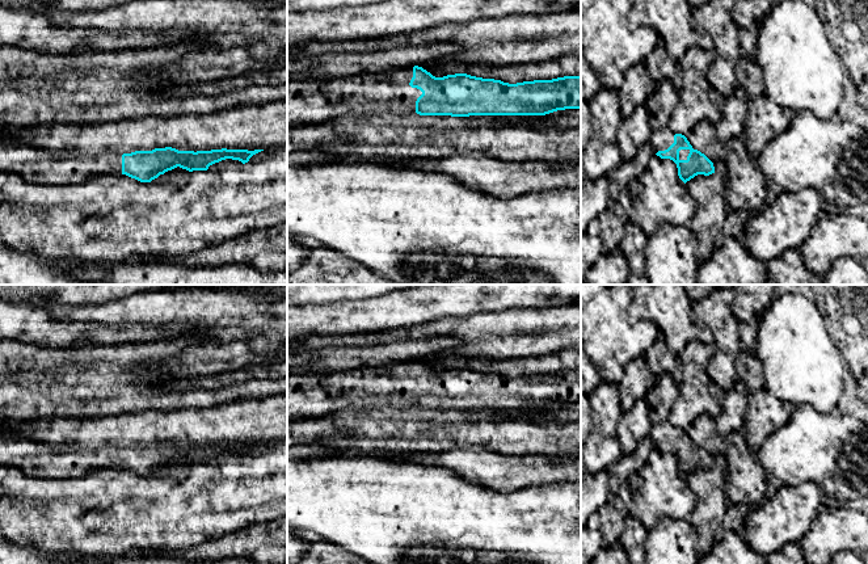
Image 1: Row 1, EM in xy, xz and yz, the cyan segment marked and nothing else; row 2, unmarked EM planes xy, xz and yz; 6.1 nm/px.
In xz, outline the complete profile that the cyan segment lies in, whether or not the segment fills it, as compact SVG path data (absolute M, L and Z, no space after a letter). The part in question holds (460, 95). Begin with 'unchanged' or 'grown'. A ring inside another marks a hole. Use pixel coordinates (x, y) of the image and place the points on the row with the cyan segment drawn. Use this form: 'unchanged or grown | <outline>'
grown | M422 67L287 80L287 125L323 123L345 114L545 115L581 109L581 76L517 84L467 73L435 77Z

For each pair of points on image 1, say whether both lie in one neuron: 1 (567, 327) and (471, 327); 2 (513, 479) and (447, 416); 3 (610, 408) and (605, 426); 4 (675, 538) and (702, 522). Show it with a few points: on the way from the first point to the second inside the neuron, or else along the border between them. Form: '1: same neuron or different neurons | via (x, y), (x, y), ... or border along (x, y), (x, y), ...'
1: same neuron | via (543, 327), (494, 327)
2: different neurons | border along (470, 445), (510, 455)
3: same neuron | via (606, 412), (606, 422)
4: different neurons | border along (686, 520), (696, 534), (696, 550)

